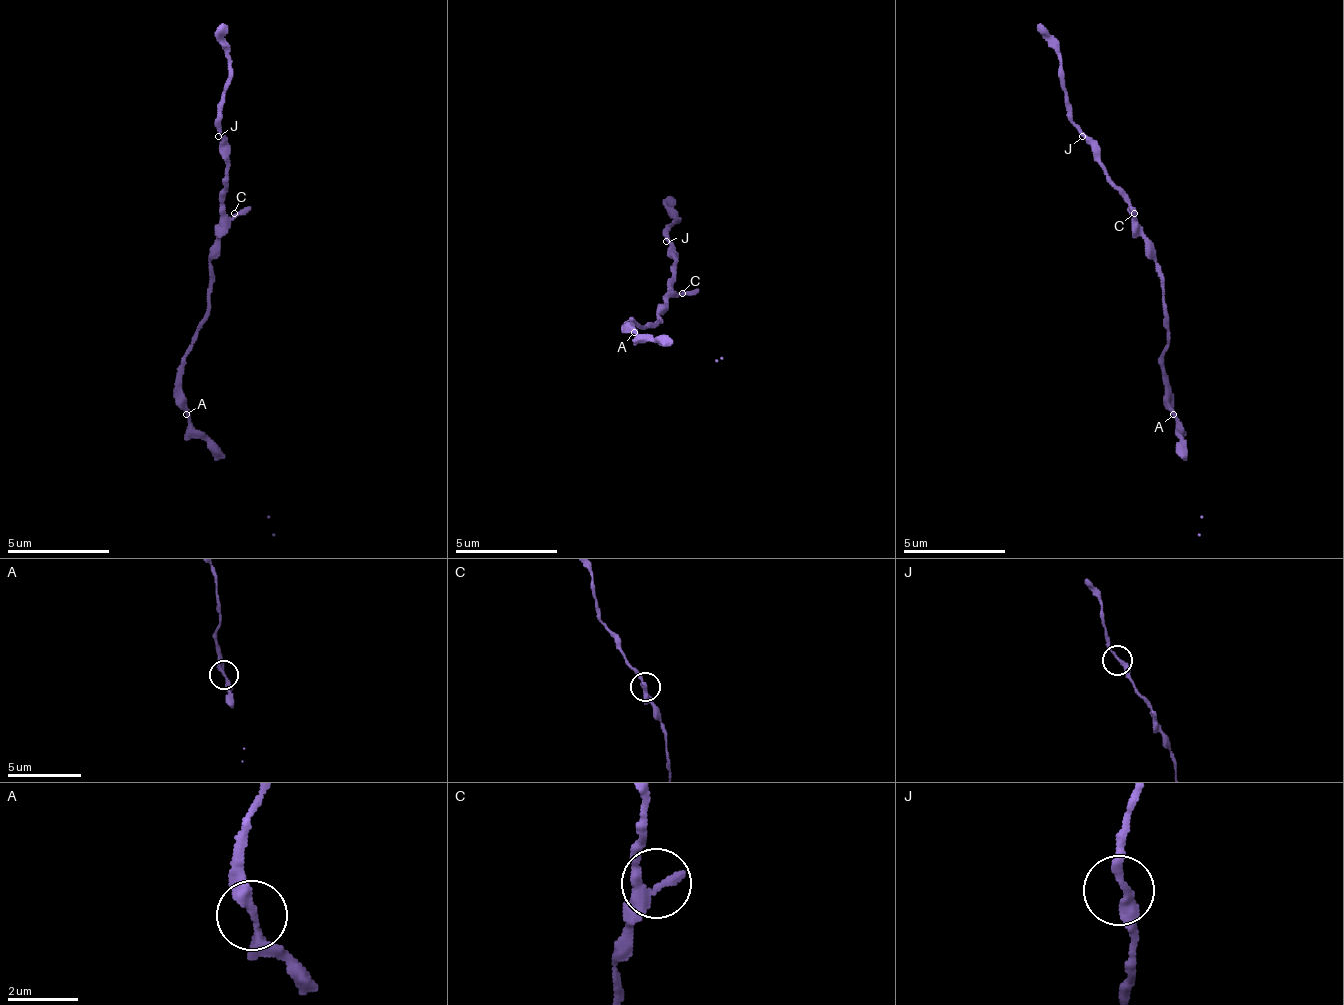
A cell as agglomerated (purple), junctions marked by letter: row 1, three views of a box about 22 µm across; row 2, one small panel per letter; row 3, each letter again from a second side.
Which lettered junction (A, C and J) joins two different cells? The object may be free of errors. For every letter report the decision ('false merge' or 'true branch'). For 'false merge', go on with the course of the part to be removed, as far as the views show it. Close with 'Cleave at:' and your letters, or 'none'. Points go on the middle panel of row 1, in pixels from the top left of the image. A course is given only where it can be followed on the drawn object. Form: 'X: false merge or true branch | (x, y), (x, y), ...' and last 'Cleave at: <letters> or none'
A: true branch
C: true branch
J: true branch
Cleave at: none

